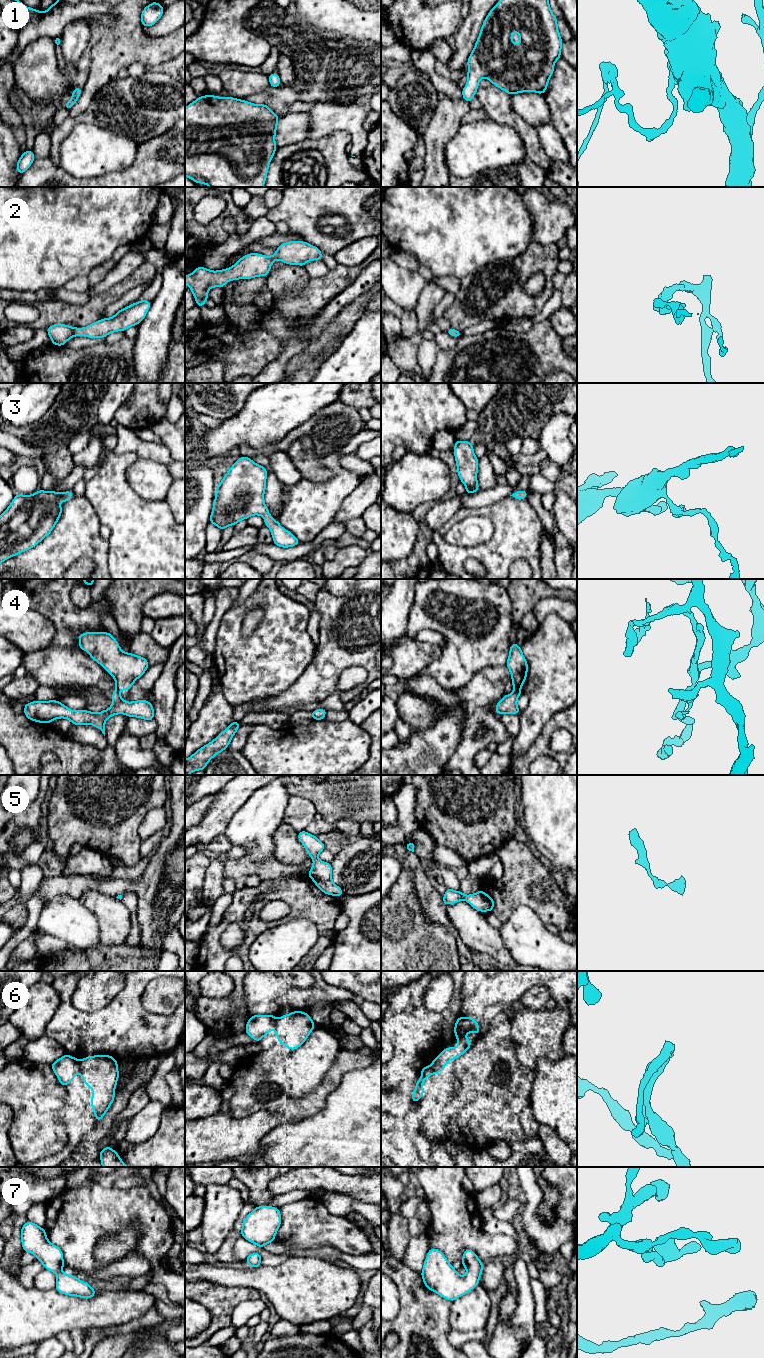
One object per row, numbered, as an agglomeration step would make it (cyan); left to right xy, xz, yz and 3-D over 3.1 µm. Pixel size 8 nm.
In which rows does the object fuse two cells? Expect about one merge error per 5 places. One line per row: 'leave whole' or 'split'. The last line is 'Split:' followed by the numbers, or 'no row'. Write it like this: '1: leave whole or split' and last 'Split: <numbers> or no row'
1: leave whole
2: leave whole
3: leave whole
4: split
5: leave whole
6: leave whole
7: leave whole
Split: 4

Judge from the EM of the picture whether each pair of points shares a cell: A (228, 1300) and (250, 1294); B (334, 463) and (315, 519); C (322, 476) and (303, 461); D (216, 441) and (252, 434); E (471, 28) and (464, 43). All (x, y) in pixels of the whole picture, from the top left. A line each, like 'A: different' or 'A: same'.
A: same
B: same
C: same
D: same
E: same

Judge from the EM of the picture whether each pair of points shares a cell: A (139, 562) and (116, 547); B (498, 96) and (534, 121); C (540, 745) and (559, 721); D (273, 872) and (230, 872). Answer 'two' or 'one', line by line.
A: one
B: two
C: one
D: one

